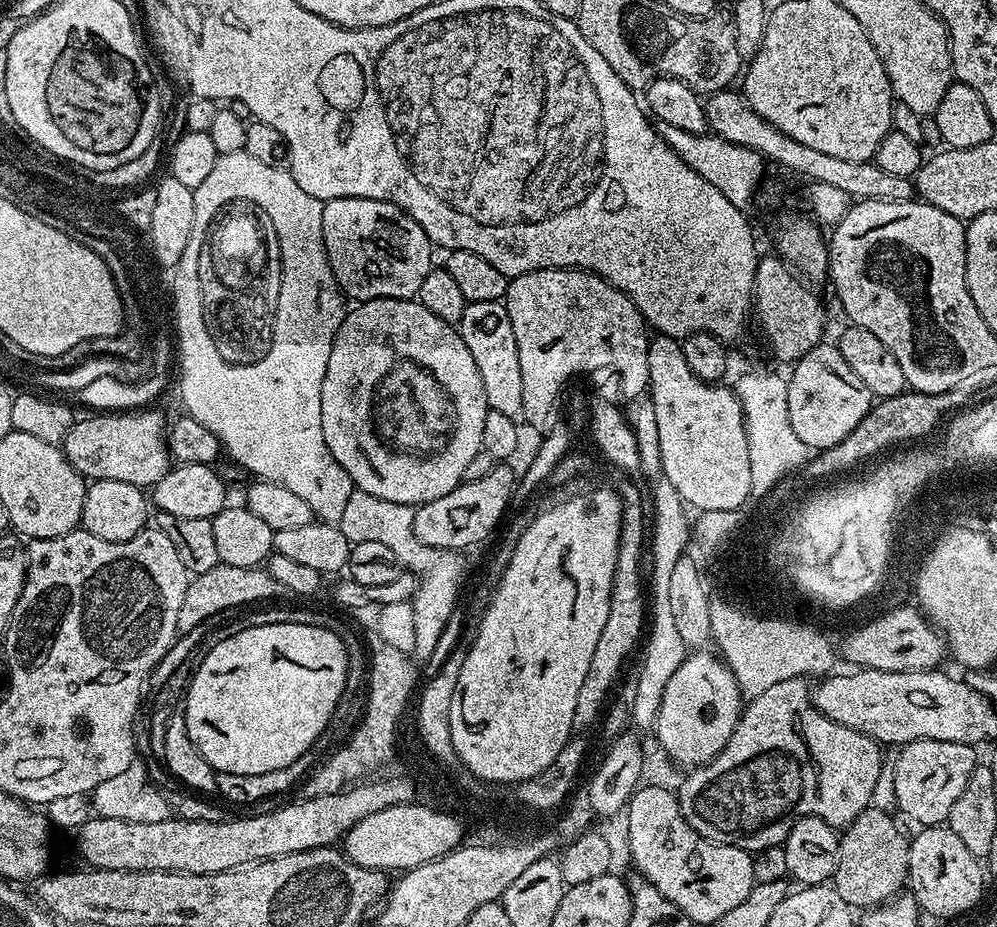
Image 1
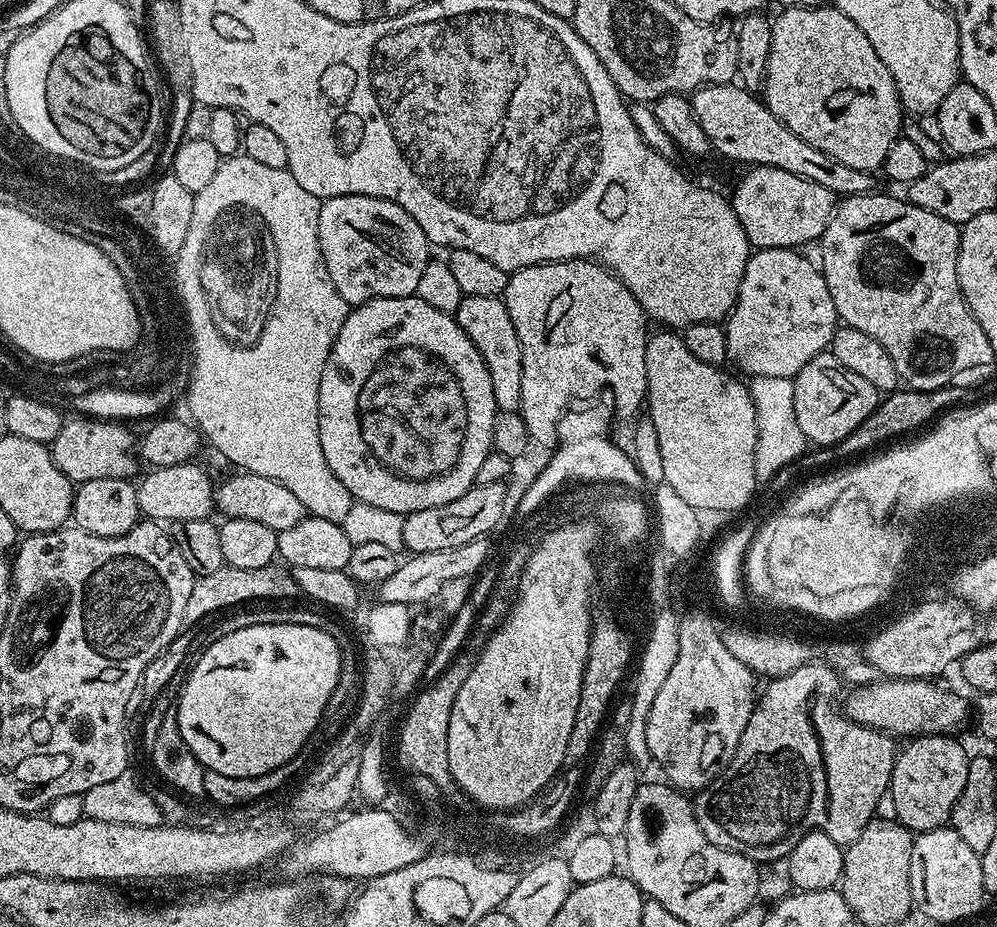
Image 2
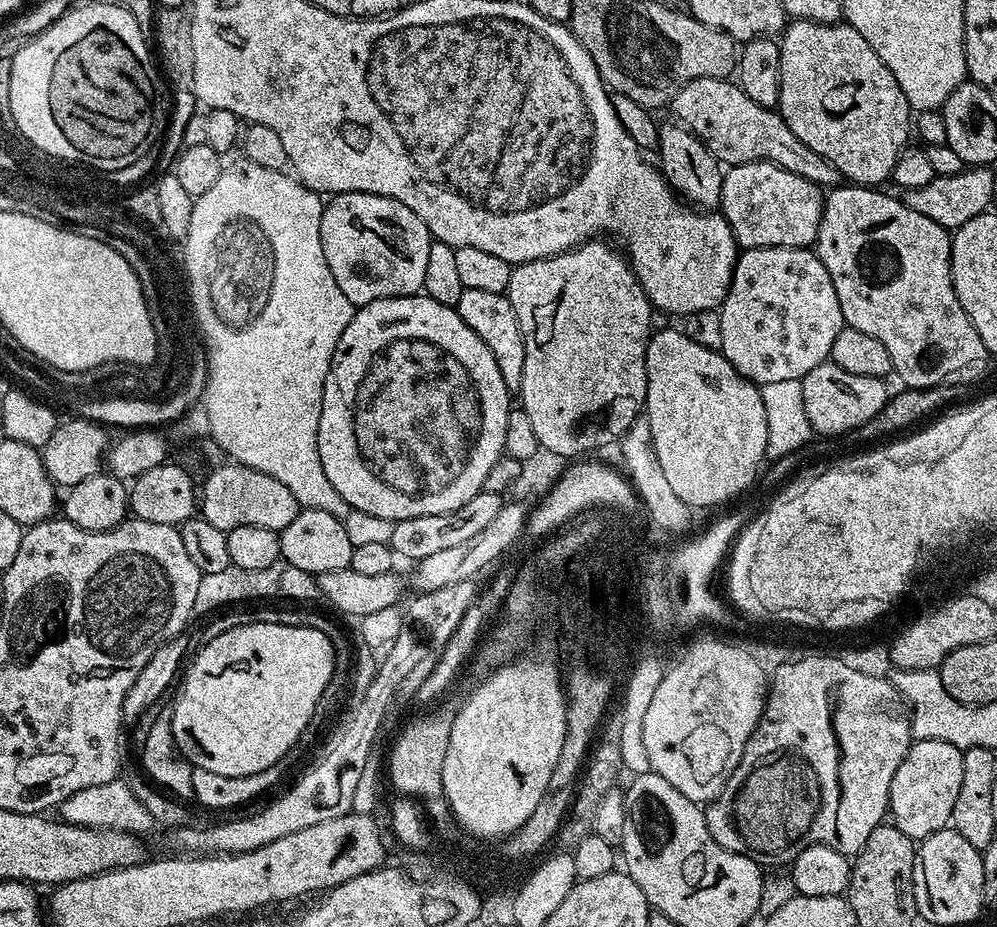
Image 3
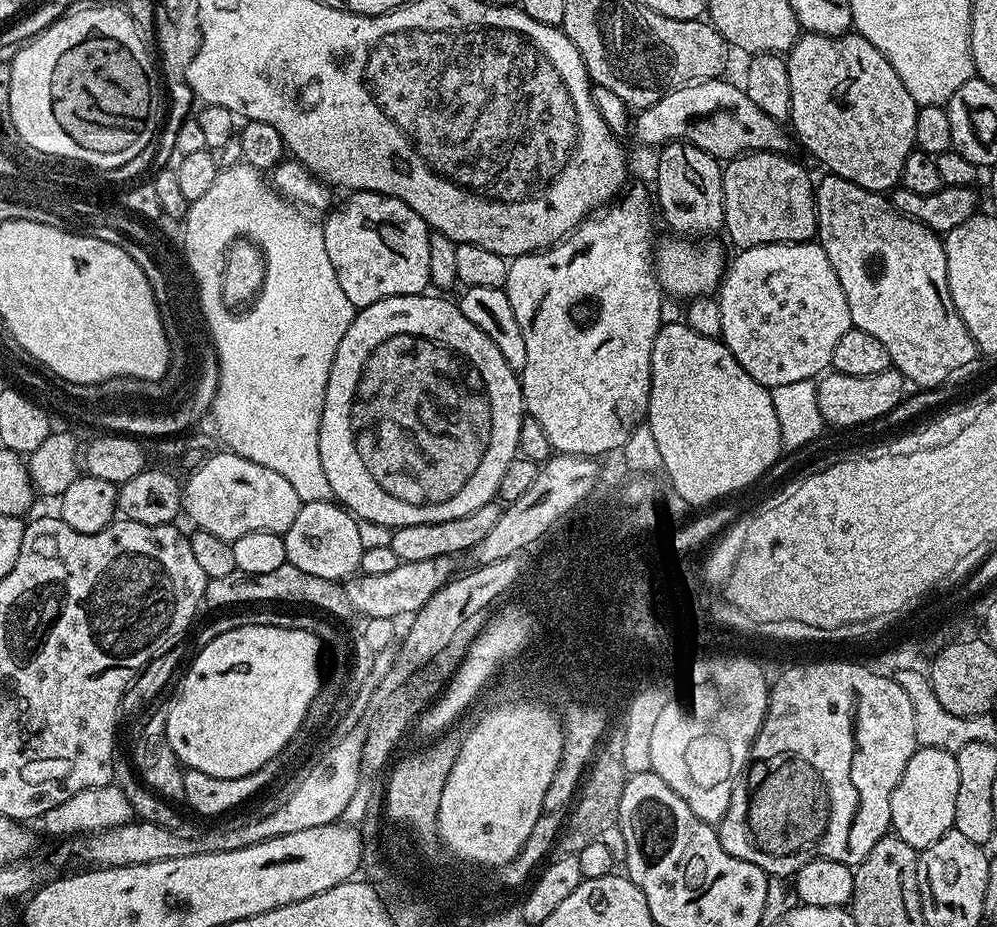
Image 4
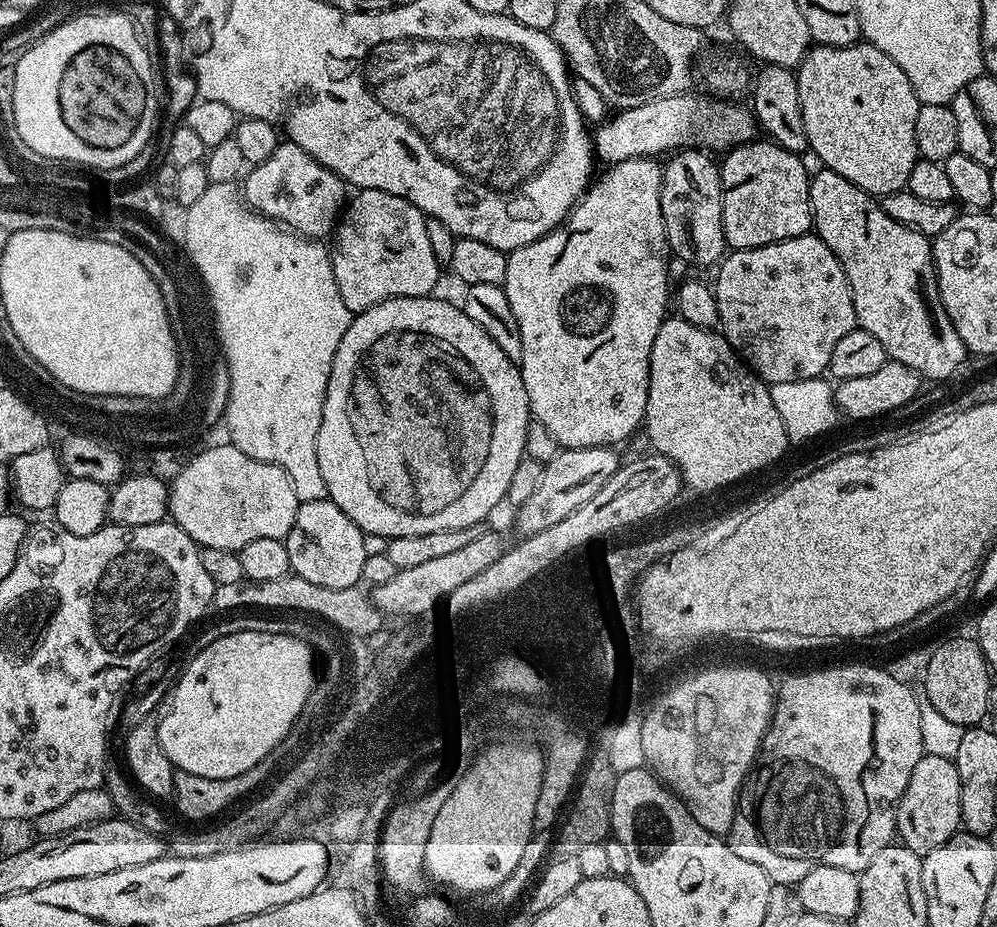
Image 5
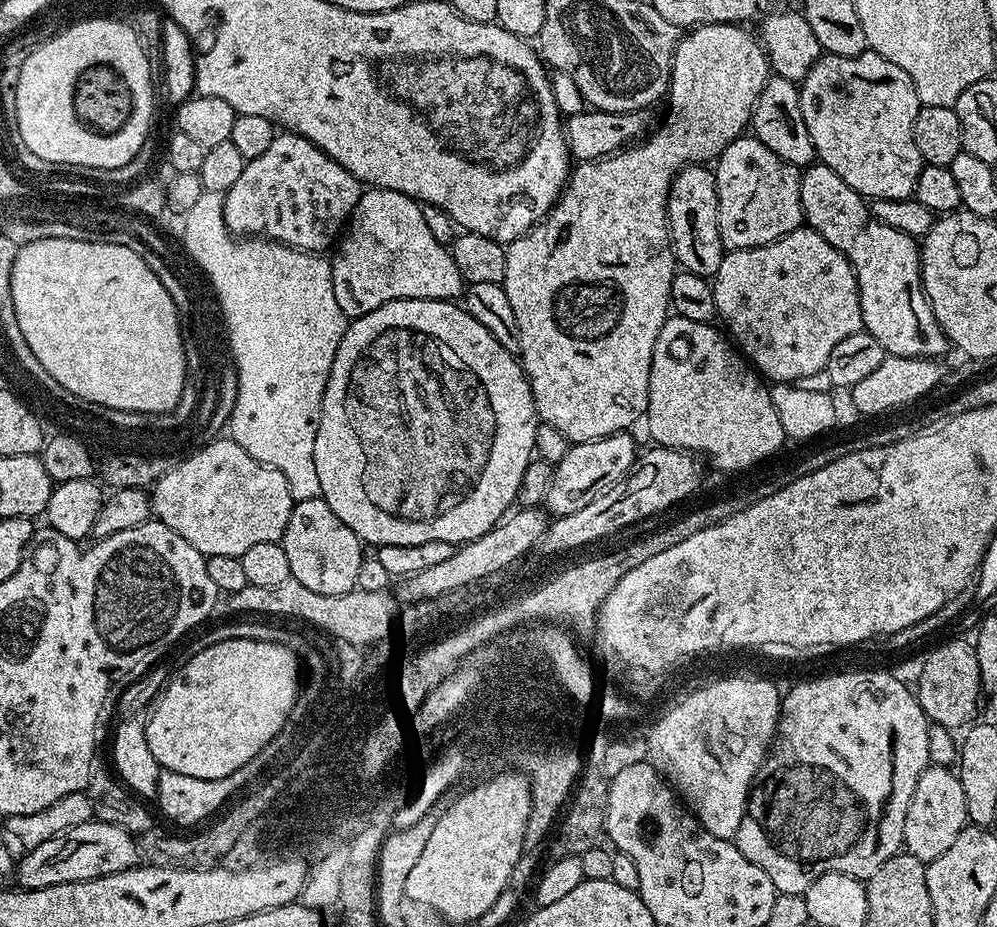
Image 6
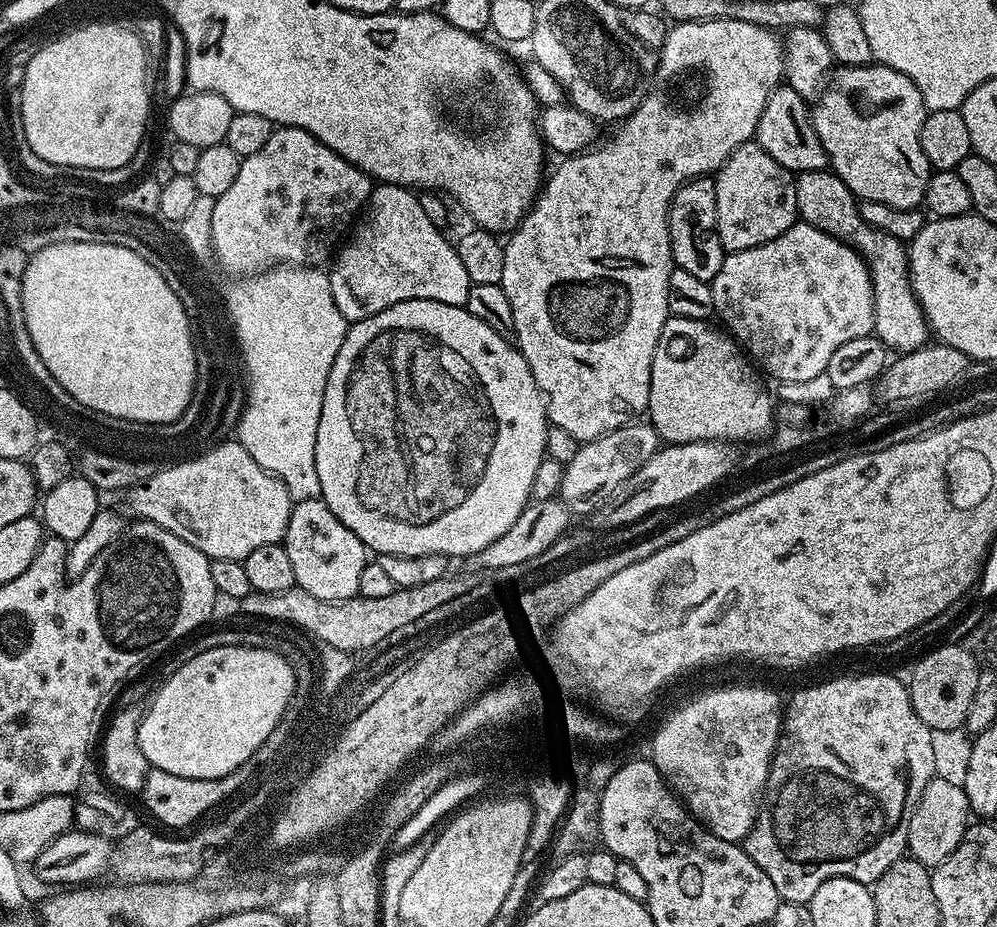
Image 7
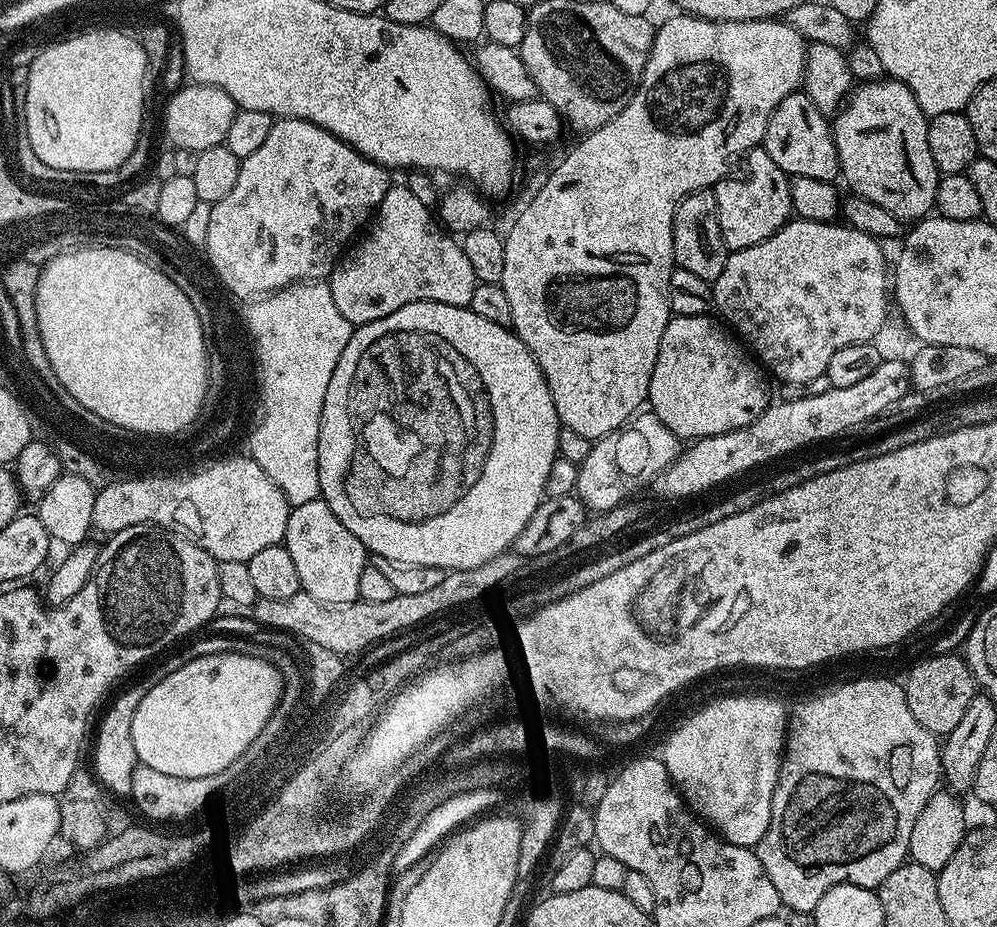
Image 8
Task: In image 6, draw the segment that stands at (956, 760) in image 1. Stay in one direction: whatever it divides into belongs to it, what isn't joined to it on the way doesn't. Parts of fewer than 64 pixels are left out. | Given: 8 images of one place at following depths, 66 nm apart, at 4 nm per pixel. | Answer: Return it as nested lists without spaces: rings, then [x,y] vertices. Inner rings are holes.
[[[948,766],[928,767],[918,778],[914,798],[910,798],[910,806],[906,810],[904,848],[907,855],[925,862],[939,858],[967,824],[966,794],[962,794],[959,775]]]

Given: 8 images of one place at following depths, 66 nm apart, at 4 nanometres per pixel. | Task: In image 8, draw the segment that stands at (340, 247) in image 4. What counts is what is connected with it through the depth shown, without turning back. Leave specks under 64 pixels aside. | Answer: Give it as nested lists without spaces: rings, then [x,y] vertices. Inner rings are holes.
[[[389,186],[366,231],[341,255],[338,266],[332,270],[334,306],[354,326],[386,318],[386,314],[402,310],[410,302],[467,306],[478,281],[463,247],[451,238],[438,223],[433,209],[418,202],[407,186]]]

